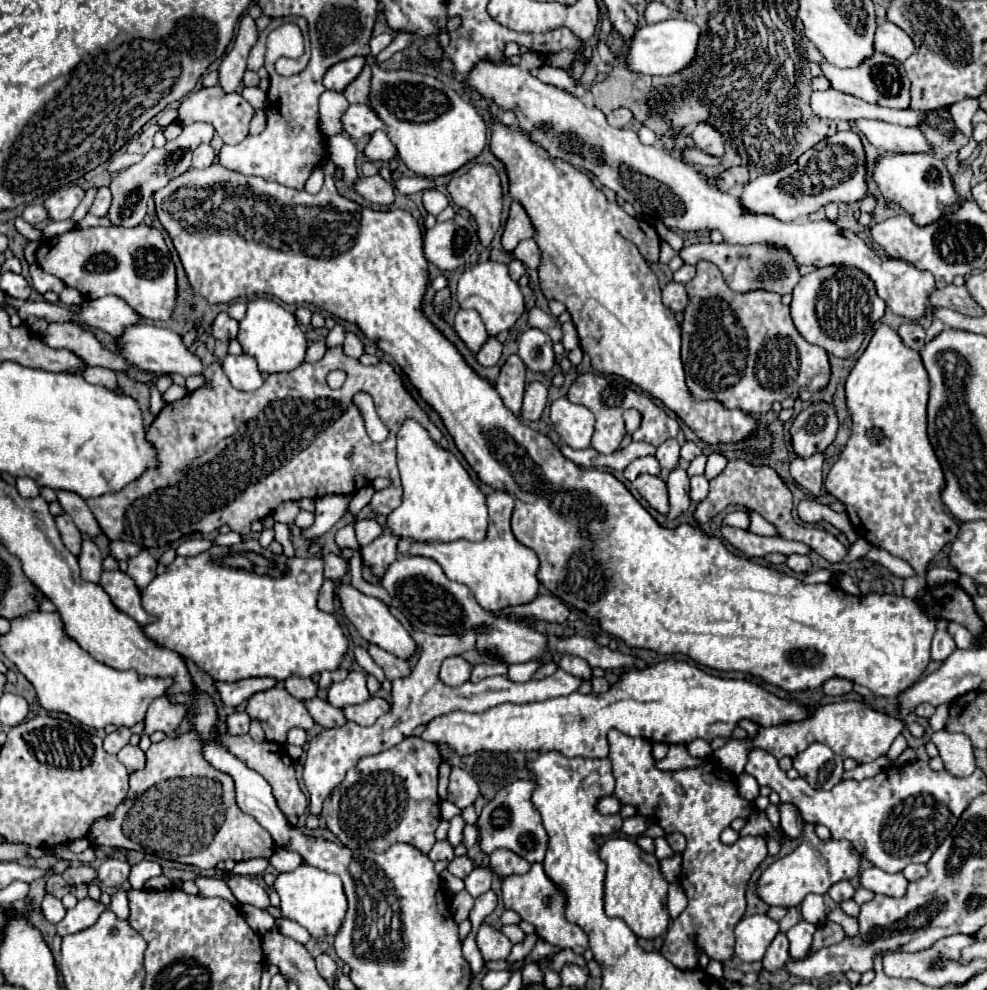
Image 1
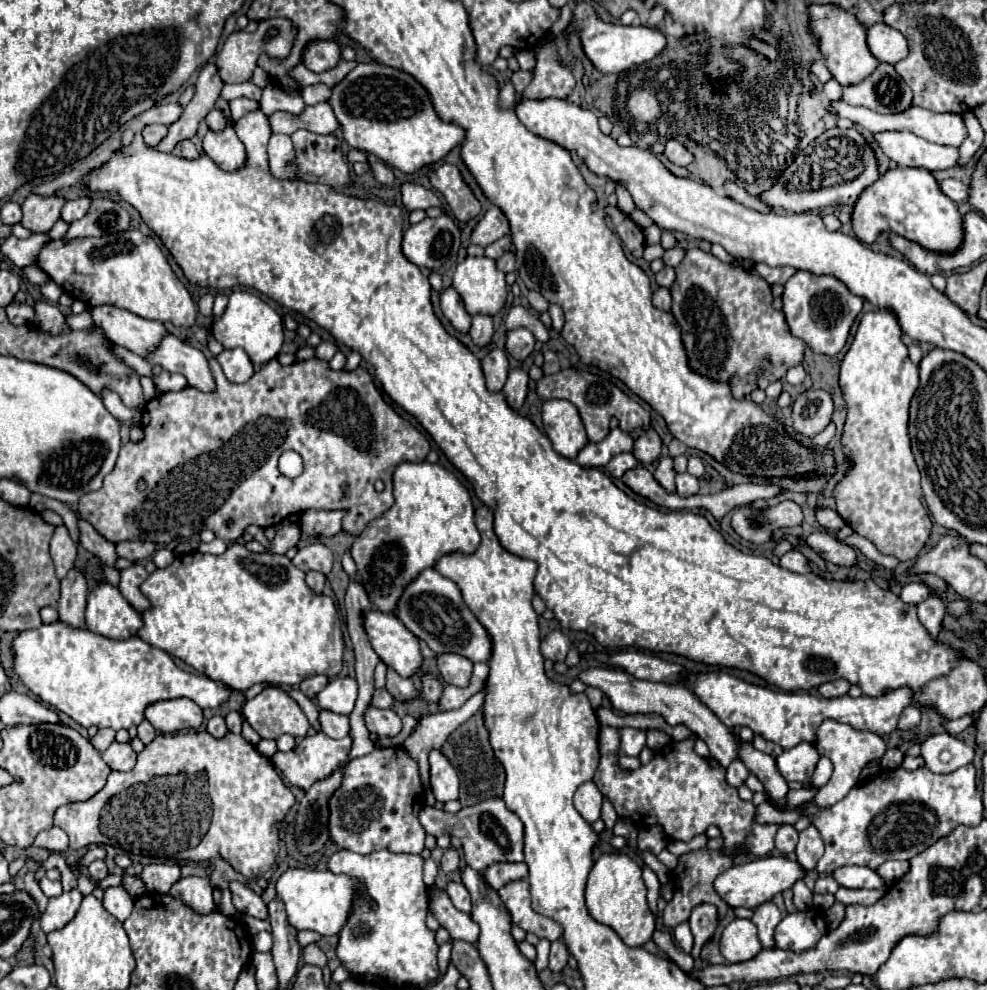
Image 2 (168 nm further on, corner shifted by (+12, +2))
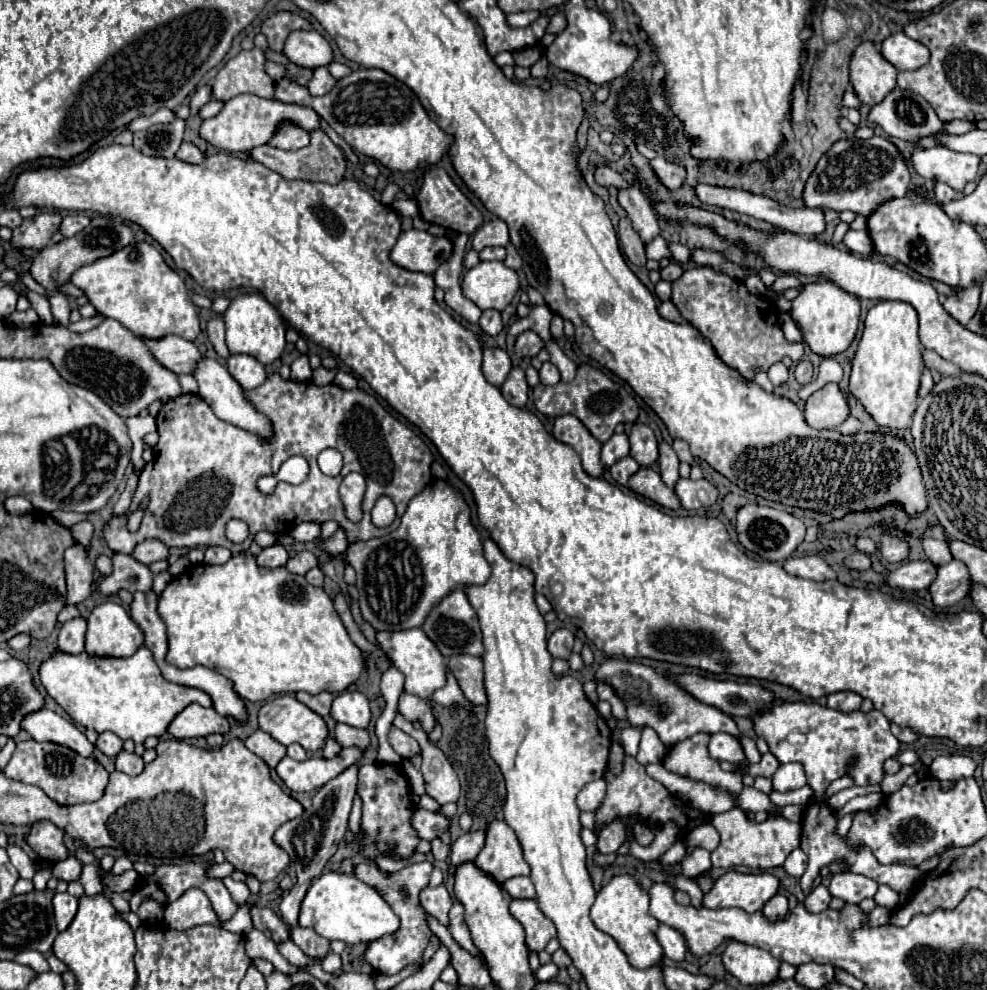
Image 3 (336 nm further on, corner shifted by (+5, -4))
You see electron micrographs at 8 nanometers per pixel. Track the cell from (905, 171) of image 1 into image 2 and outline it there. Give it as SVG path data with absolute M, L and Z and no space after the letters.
M894 168L866 188L852 214L852 228L860 242L872 244L882 232L902 236L932 254L952 254L964 242L964 226L958 206L942 194L932 172L924 168Z

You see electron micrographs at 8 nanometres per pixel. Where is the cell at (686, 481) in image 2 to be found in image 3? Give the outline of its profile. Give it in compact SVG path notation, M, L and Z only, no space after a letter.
M679 480L675 484L675 494L681 500L681 506L687 510L697 510L697 508L707 508L717 500L717 488L703 480Z

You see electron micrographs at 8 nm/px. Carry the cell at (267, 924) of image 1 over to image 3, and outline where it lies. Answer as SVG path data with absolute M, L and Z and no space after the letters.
M291 940L285 942L277 942L277 950L295 966L305 966L305 964L313 964L313 962L321 962L321 960L311 960L309 956L305 956Z

